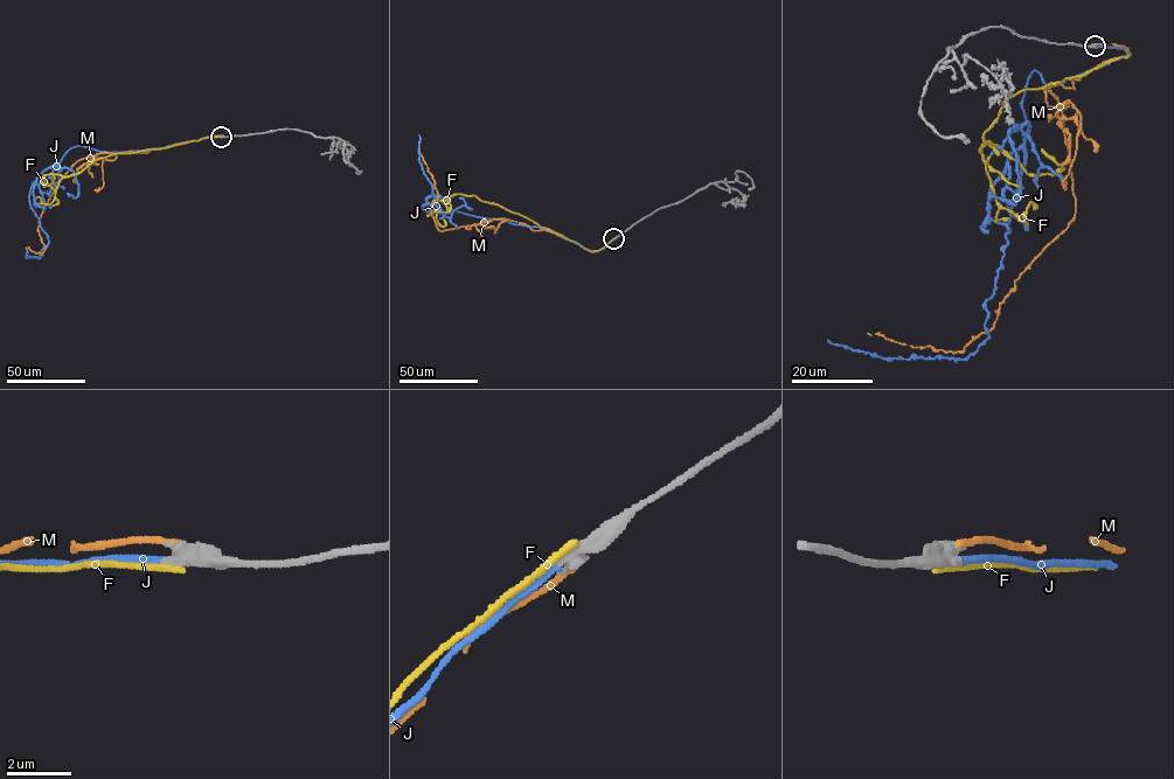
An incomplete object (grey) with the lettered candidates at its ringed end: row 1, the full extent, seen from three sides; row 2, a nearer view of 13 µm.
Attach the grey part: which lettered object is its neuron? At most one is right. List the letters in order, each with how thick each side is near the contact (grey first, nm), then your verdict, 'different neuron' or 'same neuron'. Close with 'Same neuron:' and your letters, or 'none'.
F: 600/240 nm | different neuron
J: 500/200 nm | same neuron
M: 550/200 nm | different neuron
Same neuron: J

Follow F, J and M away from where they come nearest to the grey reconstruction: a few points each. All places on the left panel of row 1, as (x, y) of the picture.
F: (222, 137), (108, 155), (76, 174), (46, 174), (43, 186), (53, 183), (50, 176)
J: (222, 137), (124, 152), (70, 148), (32, 186), (30, 208), (48, 243), (39, 257), (26, 257), (26, 250)
M: (222, 136), (146, 153), (99, 153), (82, 158), (55, 187), (39, 221), (46, 247), (42, 255), (26, 248)

